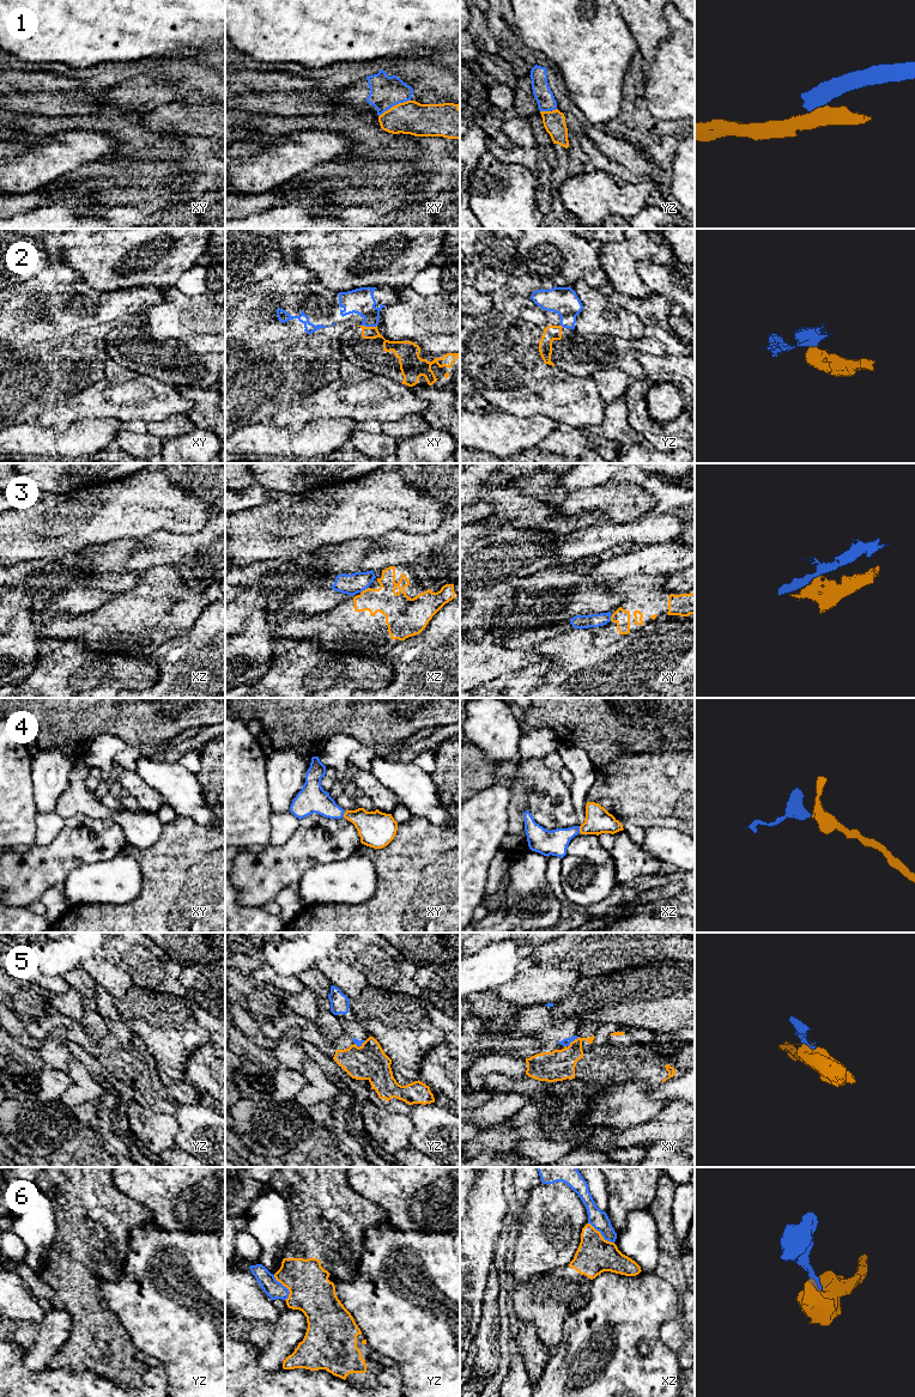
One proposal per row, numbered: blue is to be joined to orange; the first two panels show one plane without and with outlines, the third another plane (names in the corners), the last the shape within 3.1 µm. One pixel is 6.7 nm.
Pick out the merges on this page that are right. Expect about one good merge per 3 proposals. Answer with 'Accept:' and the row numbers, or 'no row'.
Accept: 4

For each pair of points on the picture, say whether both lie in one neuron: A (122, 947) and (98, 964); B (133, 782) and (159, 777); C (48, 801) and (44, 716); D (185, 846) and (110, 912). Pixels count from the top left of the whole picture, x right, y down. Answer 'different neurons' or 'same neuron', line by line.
A: different neurons
B: different neurons
C: different neurons
D: same neuron

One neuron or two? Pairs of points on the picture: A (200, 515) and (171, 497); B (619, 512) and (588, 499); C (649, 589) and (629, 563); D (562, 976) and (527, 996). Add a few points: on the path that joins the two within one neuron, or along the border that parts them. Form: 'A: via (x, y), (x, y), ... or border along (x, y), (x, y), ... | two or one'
A: via (193, 511), (186, 511), (179, 504) | one
B: via (611, 505), (606, 499), (597, 499) | one
C: border along (667, 575), (630, 575), (612, 584) | two
D: via (553, 981), (545, 988), (535, 991) | one

